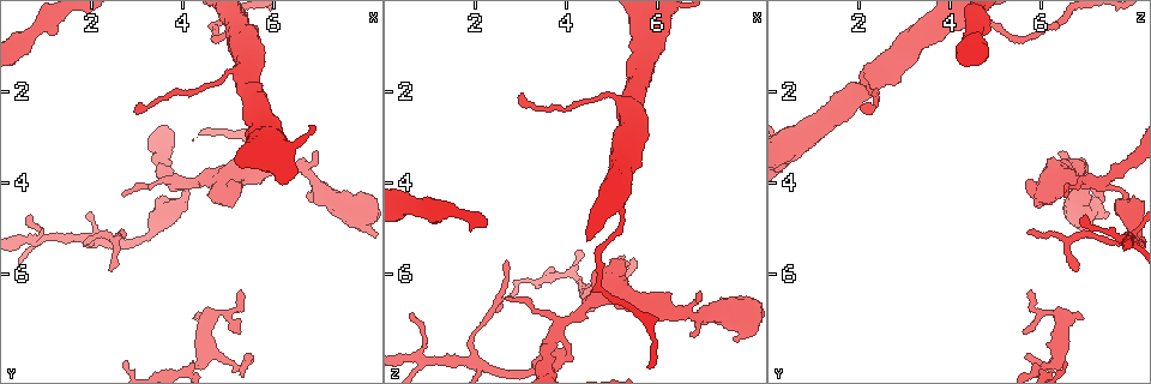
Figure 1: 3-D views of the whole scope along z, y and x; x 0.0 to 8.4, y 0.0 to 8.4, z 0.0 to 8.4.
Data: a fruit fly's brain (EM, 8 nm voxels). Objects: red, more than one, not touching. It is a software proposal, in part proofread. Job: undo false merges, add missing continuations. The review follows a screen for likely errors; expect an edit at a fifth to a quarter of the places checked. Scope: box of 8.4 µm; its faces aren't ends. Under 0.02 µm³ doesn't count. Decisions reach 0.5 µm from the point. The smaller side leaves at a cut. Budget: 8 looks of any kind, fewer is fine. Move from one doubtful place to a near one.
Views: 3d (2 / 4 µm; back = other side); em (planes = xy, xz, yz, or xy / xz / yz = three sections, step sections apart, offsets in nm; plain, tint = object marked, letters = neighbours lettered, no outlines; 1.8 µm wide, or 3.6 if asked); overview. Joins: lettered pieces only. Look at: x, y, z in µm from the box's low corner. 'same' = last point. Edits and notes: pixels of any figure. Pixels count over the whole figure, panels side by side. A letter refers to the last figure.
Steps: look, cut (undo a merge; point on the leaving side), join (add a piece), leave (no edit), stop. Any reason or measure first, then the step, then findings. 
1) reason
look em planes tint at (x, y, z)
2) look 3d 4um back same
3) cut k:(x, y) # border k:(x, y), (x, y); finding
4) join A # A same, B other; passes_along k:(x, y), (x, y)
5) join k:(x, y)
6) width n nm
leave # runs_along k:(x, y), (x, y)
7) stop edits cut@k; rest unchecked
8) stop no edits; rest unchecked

abrupt turn
look em xy step 8 letters at (2.00, 5.25, 7.90)

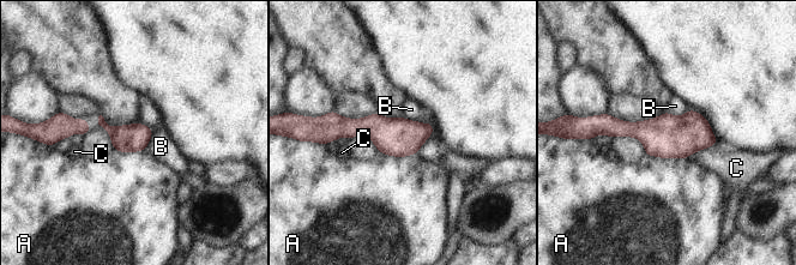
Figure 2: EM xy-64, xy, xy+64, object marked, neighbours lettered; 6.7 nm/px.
look em planes letters same

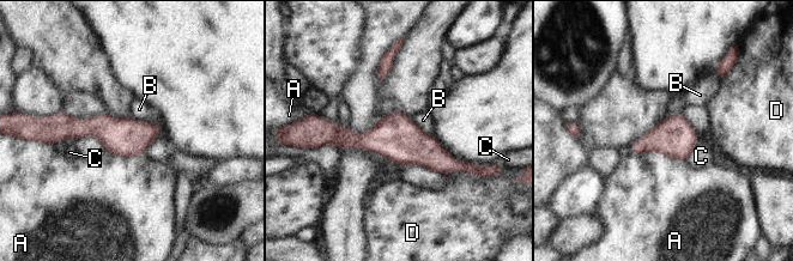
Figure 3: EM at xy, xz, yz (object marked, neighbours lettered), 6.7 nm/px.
width 260 nm
leave # A other, B other, C other, D other; border 3:(129, 115), (137, 120), (158, 123); all the same neuron

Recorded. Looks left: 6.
branch stops here
look 3d 2um at (4.20, 7.00, 6.95)

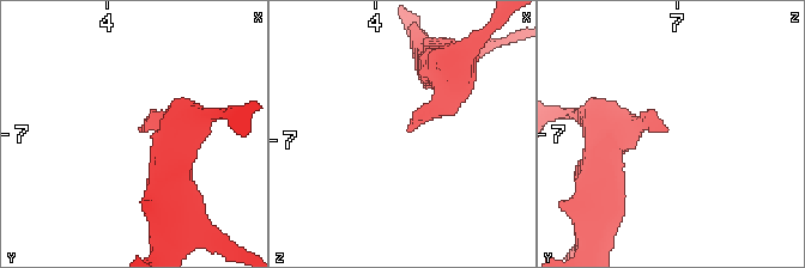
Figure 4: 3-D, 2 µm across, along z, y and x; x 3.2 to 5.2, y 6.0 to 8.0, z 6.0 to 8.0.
now the EM
look em planes plain at (4.26, 6.98, 6.92)

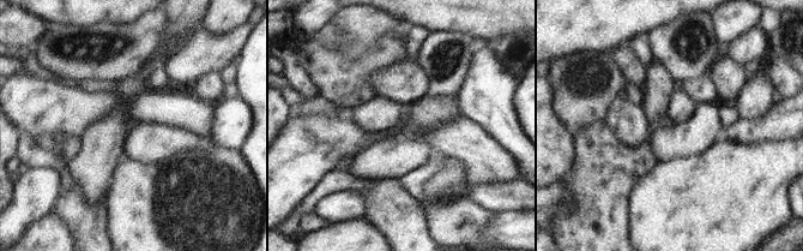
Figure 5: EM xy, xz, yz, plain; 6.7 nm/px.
see the neighbours
look em planes letters same

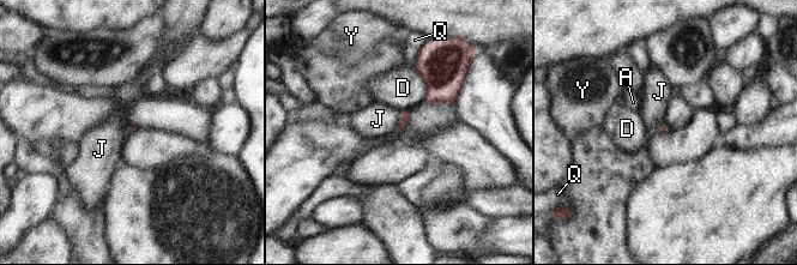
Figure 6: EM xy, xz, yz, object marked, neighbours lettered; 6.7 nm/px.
leave # A other, D other, J other, Q other, Y other; border 6:(402, 112), (394, 131); none of them fits

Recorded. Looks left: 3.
look 3d 2um at (6.85, 4.45, 7.40)

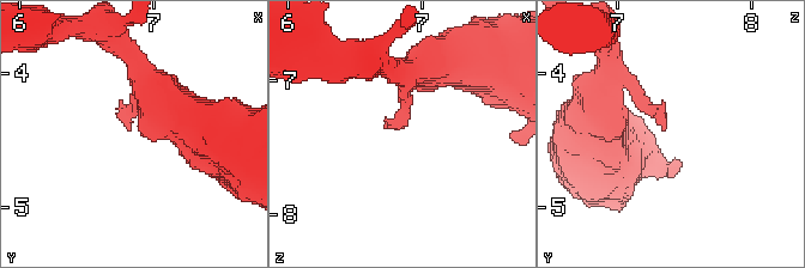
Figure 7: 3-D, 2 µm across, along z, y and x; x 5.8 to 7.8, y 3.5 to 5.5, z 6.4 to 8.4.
look em 3.6um planes letters at (6.80, 4.38, 7.36)

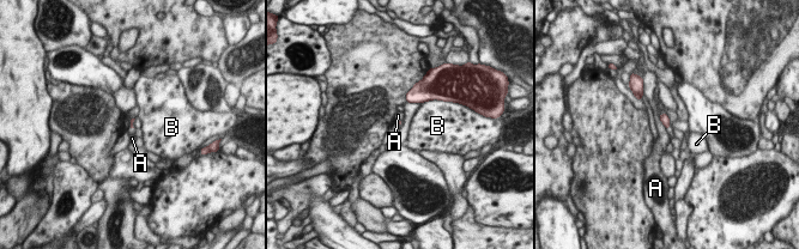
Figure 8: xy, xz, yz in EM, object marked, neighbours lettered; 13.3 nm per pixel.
leave # A other, B other; none of them fits

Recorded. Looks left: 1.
stop no edits; rest unchecked

